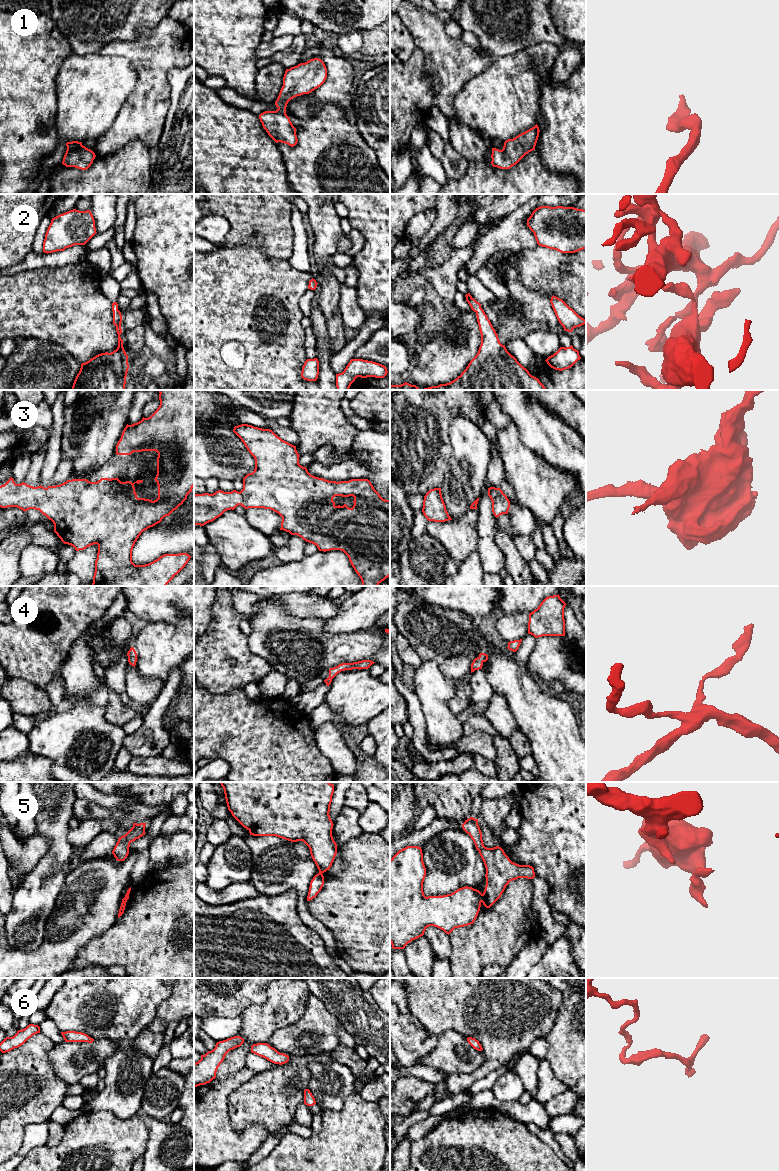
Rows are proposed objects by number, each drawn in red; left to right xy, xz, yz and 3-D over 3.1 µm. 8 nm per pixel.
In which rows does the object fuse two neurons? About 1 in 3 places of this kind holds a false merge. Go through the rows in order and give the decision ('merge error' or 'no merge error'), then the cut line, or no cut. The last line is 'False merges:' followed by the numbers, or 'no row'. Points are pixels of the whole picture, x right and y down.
1: no merge error; cut none
2: no merge error; cut none
3: no merge error; cut none
4: no merge error; cut none
5: merge error; cut yz (483, 894), (481, 901)
6: no merge error; cut none
False merges: 5

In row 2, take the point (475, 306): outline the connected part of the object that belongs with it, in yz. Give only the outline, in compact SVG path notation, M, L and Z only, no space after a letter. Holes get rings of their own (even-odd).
M470 293L465 297L477 316L481 334L478 353L453 381L422 390L547 390L500 343L481 304Z

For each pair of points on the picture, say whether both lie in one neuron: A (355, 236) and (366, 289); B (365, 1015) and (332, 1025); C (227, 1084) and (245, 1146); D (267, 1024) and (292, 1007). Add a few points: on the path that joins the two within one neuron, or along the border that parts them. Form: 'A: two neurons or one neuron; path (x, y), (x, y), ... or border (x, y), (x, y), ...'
A: two neurons; border (355, 228), (363, 237), (364, 245), (353, 256)
B: two neurons; border (325, 1005), (343, 1027)
C: one neuron; path (220, 1100), (220, 1124), (229, 1133)
D: one neuron; path (273, 1018), (286, 1007)

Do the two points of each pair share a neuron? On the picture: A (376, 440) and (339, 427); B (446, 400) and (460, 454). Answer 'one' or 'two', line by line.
A: two
B: two

